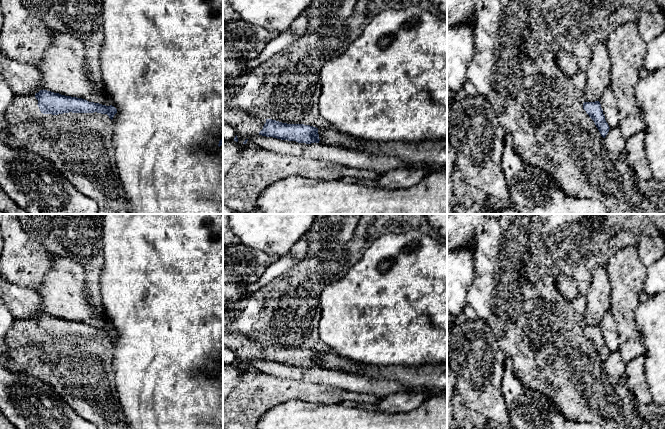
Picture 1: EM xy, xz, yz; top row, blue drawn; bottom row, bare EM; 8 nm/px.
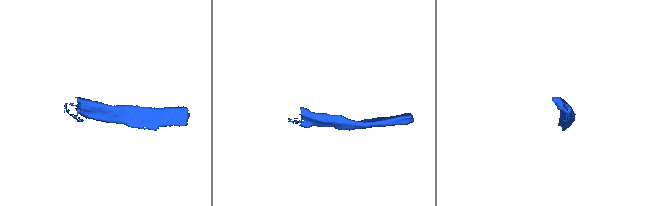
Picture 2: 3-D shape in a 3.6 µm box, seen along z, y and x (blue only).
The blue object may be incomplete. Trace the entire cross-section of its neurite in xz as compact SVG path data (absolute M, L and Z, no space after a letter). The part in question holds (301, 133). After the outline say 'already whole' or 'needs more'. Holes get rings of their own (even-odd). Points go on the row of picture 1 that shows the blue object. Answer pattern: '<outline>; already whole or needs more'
M225 108L223 120L235 129L234 141L242 144L246 144L250 138L258 135L306 144L319 143L320 141L316 127L264 119L236 108Z; needs more

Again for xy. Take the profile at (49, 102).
M43 89L36 94L14 95L6 110L6 119L11 125L19 125L28 121L48 120L53 115L69 112L97 112L107 114L112 120L117 109L112 105L106 106Z; needs more

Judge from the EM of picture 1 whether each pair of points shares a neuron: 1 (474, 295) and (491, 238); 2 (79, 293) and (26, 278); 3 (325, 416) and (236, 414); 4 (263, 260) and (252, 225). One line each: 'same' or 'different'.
1: same
2: different
3: different
4: different

